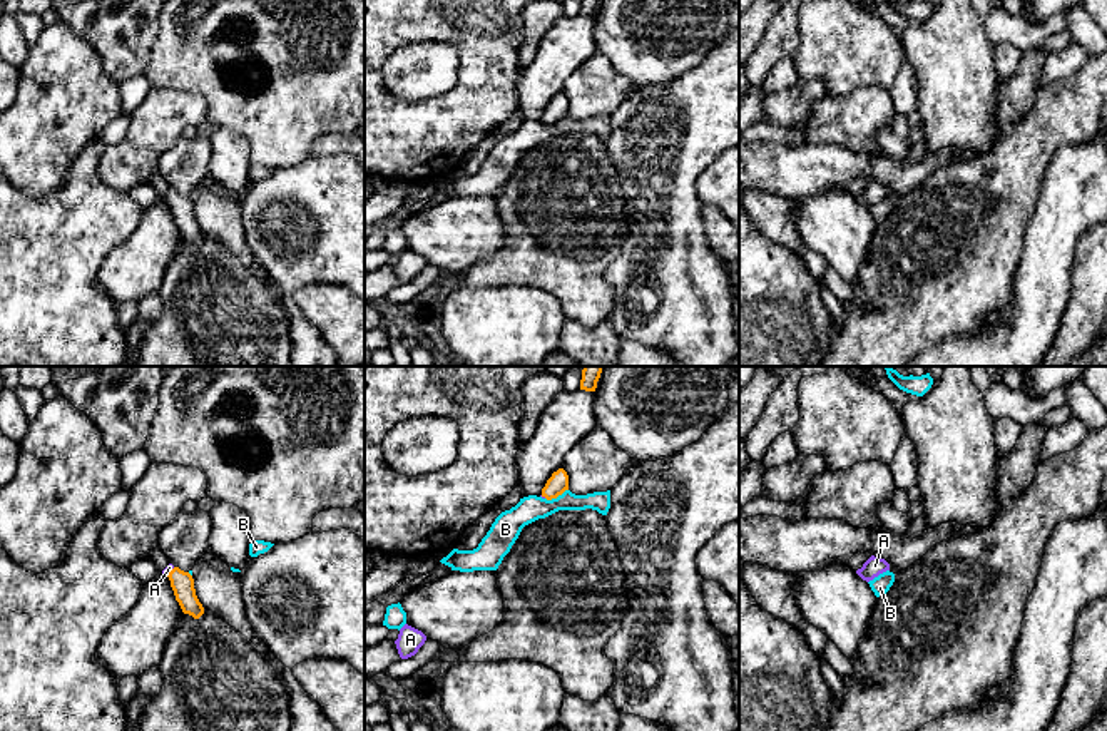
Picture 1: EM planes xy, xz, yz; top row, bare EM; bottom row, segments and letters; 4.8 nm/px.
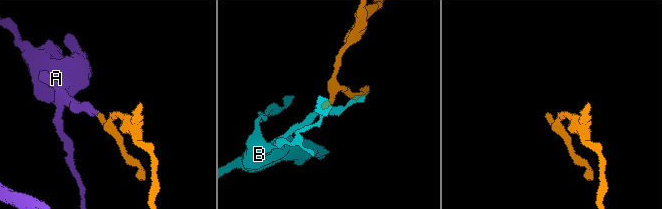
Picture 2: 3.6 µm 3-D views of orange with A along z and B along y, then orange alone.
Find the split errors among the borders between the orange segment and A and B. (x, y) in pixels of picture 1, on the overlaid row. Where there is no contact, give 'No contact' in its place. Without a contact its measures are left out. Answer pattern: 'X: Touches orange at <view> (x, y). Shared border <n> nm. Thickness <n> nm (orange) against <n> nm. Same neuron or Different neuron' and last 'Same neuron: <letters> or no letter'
A: Touches orange at xy (169, 571). Shared border 60 nm. Thickness 110 nm (orange) against 30 nm. Same neuron
B: Touches orange at xz (556, 497). Shared border 120 nm. Thickness 100 nm (orange) against 130 nm. Different neuron
Same neuron: A

